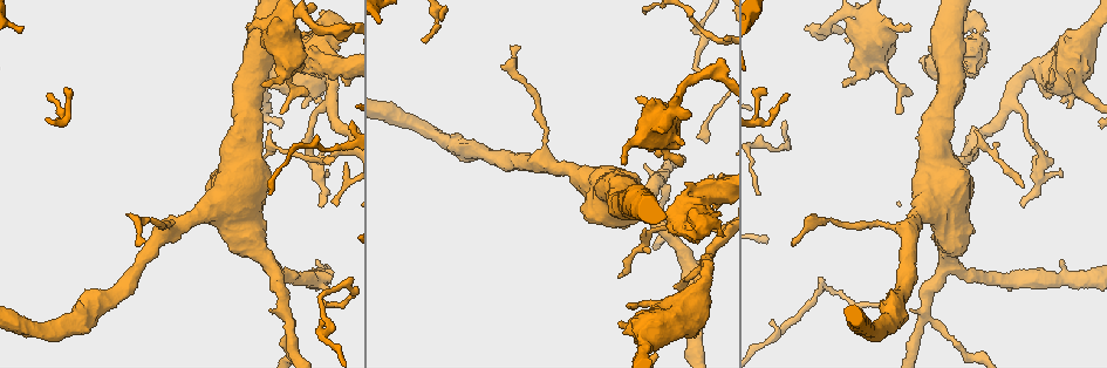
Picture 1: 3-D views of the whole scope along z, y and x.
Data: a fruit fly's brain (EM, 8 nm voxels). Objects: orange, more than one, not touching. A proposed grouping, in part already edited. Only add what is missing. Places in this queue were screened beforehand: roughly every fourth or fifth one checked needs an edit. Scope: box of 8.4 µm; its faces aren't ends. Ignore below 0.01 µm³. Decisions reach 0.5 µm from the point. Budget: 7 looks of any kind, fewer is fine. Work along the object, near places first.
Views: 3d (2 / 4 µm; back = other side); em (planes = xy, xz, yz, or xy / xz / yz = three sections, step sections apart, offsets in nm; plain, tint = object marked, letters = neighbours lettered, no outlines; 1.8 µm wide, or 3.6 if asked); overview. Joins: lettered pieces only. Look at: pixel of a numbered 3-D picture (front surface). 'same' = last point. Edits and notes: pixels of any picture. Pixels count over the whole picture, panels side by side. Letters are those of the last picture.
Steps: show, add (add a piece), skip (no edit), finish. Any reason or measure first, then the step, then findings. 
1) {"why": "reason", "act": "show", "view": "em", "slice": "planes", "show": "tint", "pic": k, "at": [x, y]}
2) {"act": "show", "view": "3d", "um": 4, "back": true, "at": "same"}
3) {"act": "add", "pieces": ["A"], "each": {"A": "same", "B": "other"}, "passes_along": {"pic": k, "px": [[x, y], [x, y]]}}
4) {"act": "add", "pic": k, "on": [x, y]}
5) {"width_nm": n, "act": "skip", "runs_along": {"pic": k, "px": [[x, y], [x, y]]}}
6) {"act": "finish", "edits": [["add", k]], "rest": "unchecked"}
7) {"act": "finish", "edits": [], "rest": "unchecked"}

{"why": "side arm on a straight run", "act": "show", "view": "em", "slice": "planes", "show": "letters", "pic": 1, "at": [544, 166]}

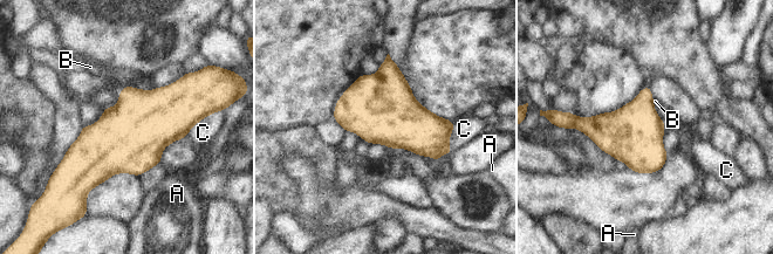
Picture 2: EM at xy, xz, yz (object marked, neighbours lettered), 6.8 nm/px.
{"longest_contact_nm": ["C", 280], "act": "add", "pieces": ["B"], "each": {"A": "other", "B": "same", "C": "other"}, "passes_along": {"pic": 2, "px": [[143, 123], [120, 96], [113, 87]]}, "found": "the neuron continues"}

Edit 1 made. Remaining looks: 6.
{"why": "see it whole again", "act": "show", "view": "overview"}

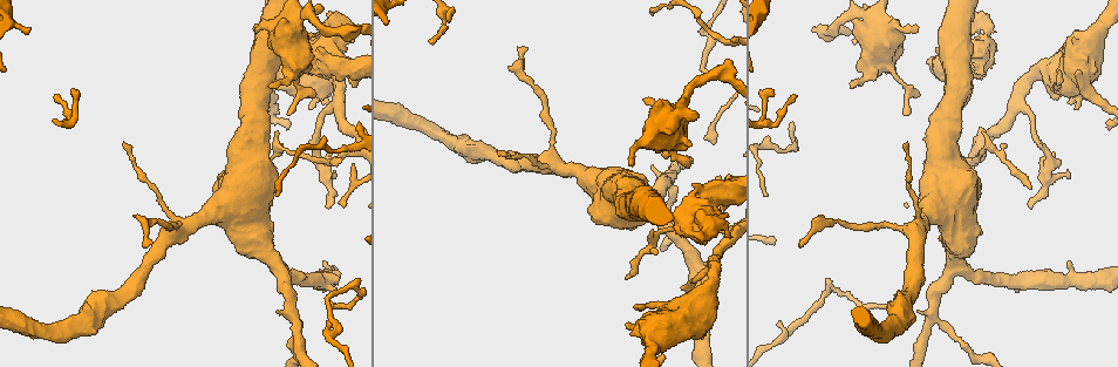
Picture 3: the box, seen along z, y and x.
{"act": "show", "view": "em", "slice": "planes", "show": "letters", "pic": 3, "at": [799, 248]}

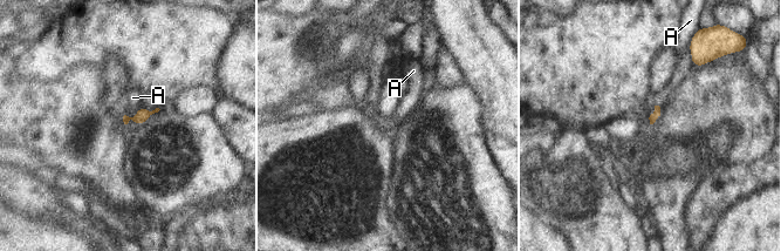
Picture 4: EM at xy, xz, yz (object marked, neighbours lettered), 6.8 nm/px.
{"longest_contact_nm": ["A", 170], "act": "skip", "each": {"A": "other"}, "border": {"pic": 4, "px": [[139, 104], [136, 114], [125, 124]]}, "found": "none of them fits"}

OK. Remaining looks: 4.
{"why": "thin end", "act": "show", "view": "3d", "um": 2, "pic": 3, "at": [768, 196]}

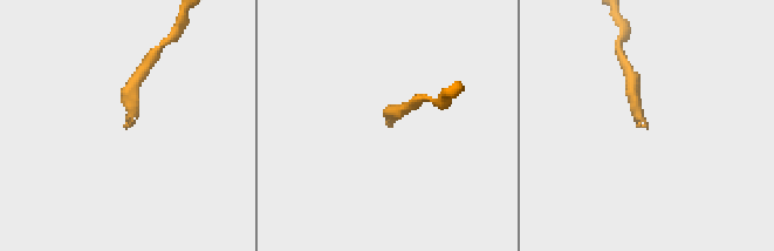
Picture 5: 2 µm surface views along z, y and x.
{"why": "now the EM", "act": "show", "view": "em", "slice": "yz", "step": 4, "show": "letters", "pic": 5, "at": [391, 125]}

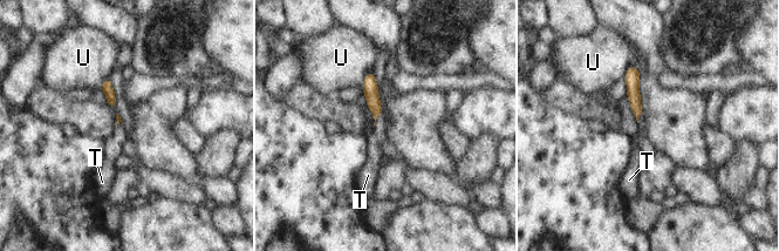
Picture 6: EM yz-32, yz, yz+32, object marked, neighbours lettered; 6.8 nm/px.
{"act": "show", "view": "em", "slice": "planes", "show": "letters", "at": "same"}

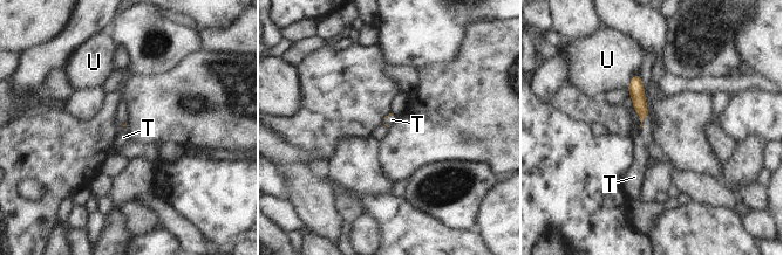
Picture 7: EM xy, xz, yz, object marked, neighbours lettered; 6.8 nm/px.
{"act": "add", "pieces": ["T"], "each": {"T": "same", "U": "other"}, "passes_along": {"pic": 7, "px": [[637, 91], [641, 122], [646, 137]]}, "found": "the neuron continues"}

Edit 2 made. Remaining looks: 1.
{"act": "finish", "edits": [["add", 2], ["add", 7]], "rest": "unchecked"}

